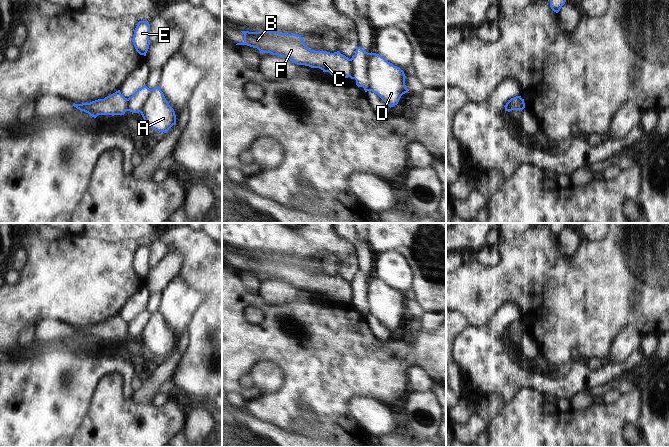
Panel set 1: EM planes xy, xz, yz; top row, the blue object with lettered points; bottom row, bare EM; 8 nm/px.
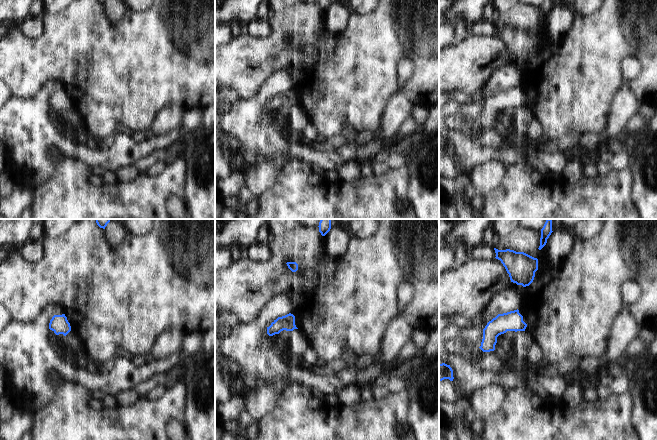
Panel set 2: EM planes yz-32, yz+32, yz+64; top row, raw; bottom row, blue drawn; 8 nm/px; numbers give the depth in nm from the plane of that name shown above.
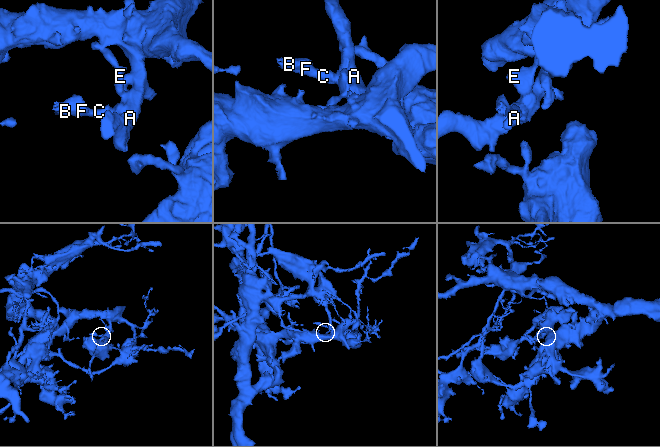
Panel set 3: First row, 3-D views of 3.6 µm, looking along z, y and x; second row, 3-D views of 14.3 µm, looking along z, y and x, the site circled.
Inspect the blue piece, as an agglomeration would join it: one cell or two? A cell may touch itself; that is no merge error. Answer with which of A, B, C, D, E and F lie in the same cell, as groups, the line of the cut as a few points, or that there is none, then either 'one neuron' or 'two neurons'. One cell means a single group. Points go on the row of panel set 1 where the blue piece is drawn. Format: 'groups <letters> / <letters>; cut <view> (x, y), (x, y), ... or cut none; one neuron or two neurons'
groups A D E / B C F; cut xz (349, 59), (351, 67), (350, 76); two neurons

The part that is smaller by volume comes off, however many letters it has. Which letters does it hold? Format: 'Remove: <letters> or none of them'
Remove: B, C, F

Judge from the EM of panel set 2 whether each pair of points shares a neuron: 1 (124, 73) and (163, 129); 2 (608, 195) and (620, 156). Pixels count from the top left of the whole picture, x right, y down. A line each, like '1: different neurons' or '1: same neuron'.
1: different neurons
2: different neurons

